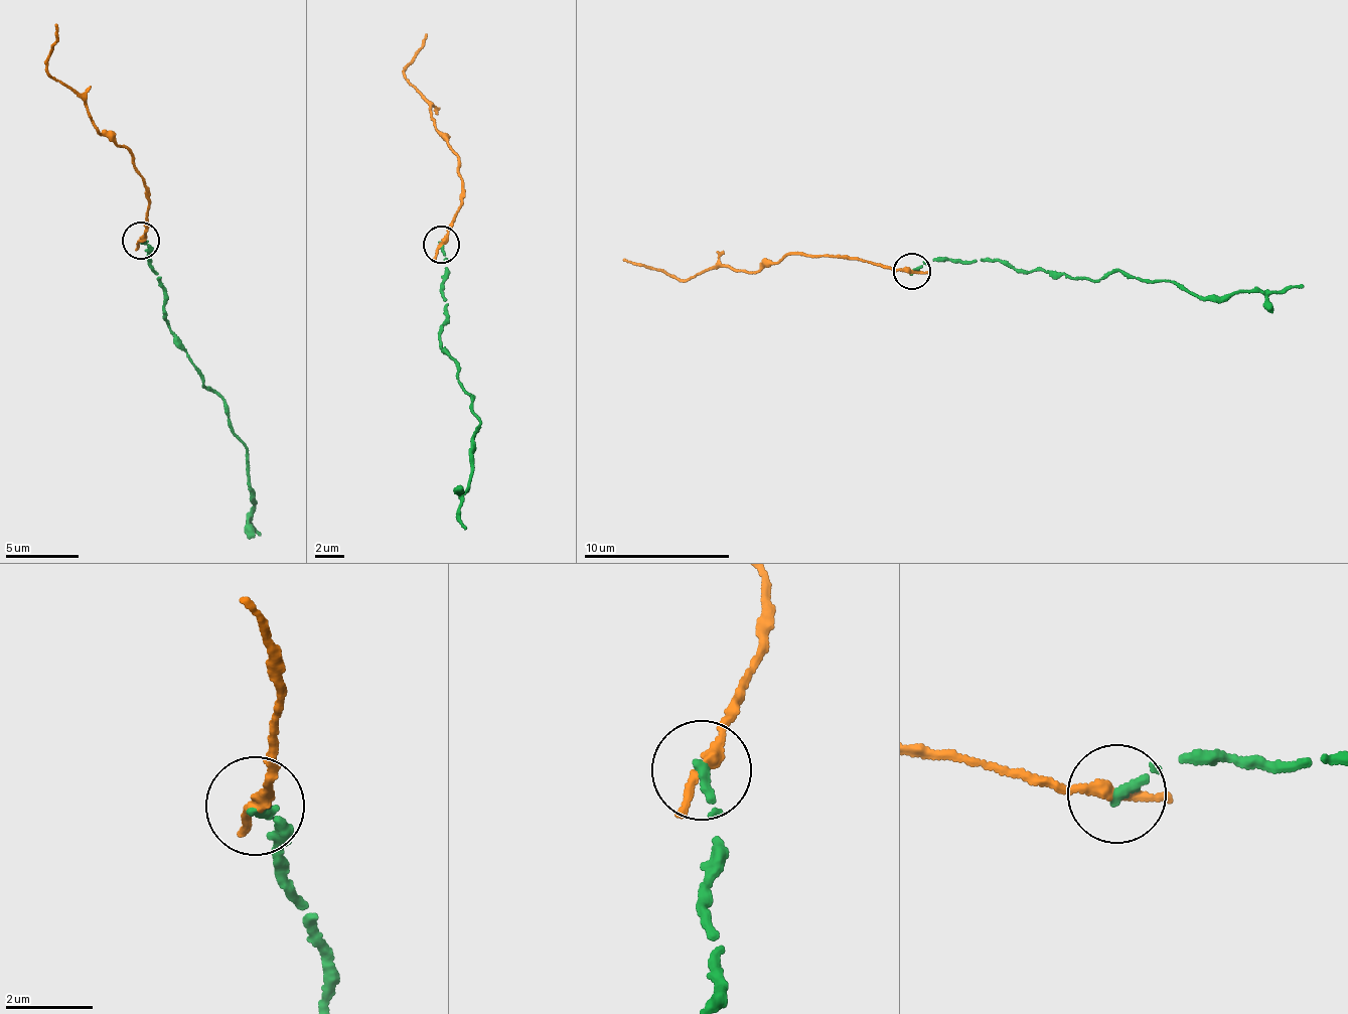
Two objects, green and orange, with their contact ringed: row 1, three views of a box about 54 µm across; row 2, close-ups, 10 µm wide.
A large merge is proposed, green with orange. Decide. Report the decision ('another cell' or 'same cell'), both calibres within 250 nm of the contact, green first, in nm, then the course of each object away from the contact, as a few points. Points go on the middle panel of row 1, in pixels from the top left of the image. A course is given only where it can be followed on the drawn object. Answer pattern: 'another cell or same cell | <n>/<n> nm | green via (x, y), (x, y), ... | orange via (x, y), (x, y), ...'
another cell | 190/280 nm | green via (442, 246), (445, 319), (439, 326), (439, 348), (458, 365), (457, 384), (480, 421), (473, 440), (463, 531) | orange via (442, 246), (453, 212), (462, 206), (463, 178), (457, 154), (425, 94), (404, 77), (406, 62), (426, 34)

